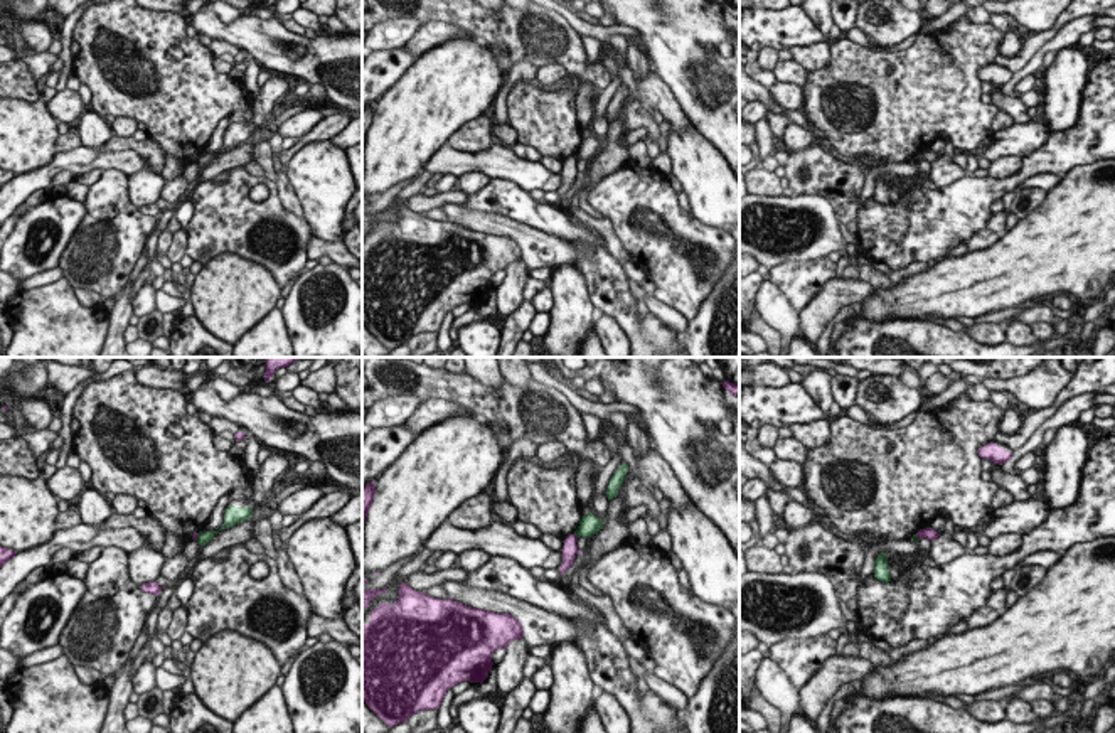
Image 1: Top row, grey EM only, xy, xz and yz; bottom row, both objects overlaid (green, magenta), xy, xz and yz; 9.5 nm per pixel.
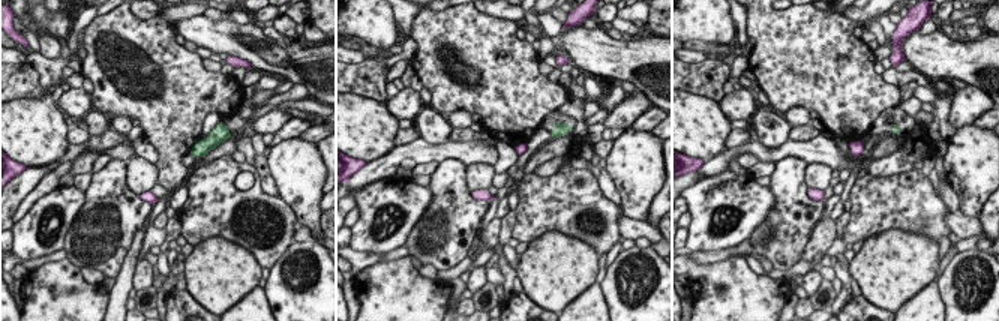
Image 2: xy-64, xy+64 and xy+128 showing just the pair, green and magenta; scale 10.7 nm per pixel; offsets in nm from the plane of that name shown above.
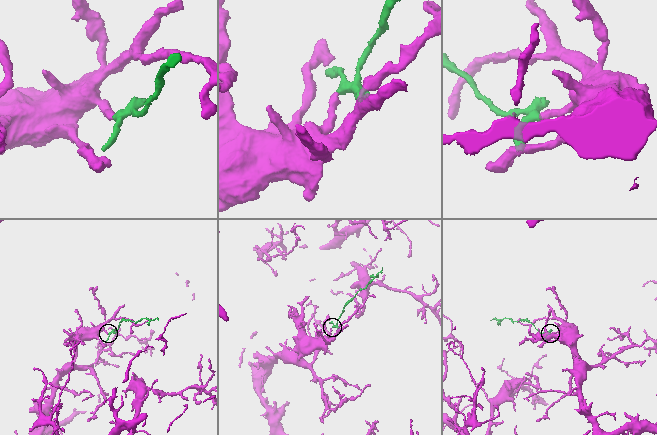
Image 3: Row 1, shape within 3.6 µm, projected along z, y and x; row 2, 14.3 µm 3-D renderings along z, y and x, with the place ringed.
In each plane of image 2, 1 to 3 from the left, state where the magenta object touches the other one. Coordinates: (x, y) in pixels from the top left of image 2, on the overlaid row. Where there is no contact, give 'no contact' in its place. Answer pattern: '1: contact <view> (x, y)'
1: no contact
2: no contact
3: no contact

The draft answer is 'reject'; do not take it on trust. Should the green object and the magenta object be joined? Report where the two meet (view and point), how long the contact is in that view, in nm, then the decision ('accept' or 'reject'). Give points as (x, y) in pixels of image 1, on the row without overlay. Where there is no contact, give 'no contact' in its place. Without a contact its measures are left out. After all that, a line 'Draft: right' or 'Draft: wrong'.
meets green in xz at (576, 157); contact 60 nm long; reject
Draft: right

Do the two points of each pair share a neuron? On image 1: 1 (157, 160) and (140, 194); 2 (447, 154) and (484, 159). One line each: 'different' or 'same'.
1: different
2: same

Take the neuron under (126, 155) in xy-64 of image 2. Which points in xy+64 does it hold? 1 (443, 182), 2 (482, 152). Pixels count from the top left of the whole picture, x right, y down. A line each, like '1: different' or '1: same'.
1: different
2: same

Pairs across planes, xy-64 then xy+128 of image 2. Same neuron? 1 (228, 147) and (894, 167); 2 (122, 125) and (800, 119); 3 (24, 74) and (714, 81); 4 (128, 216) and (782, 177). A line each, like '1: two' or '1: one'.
1: two
2: one
3: one
4: one

